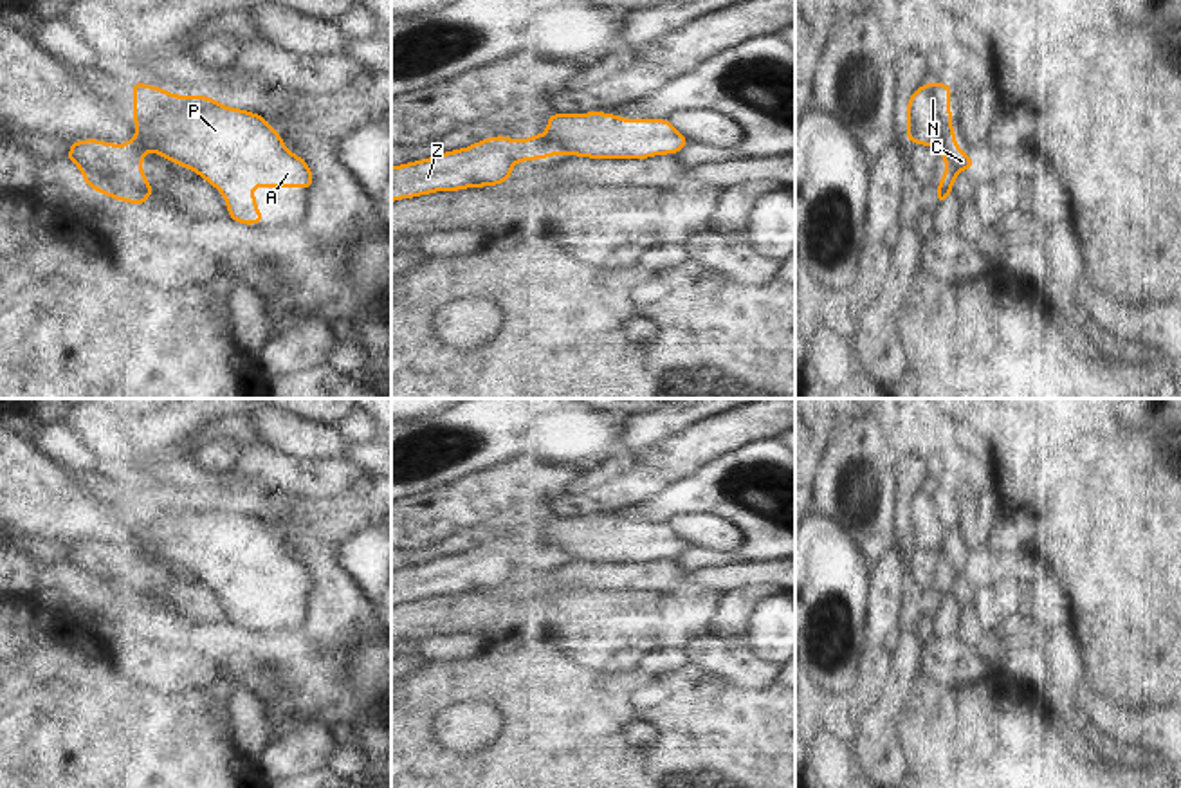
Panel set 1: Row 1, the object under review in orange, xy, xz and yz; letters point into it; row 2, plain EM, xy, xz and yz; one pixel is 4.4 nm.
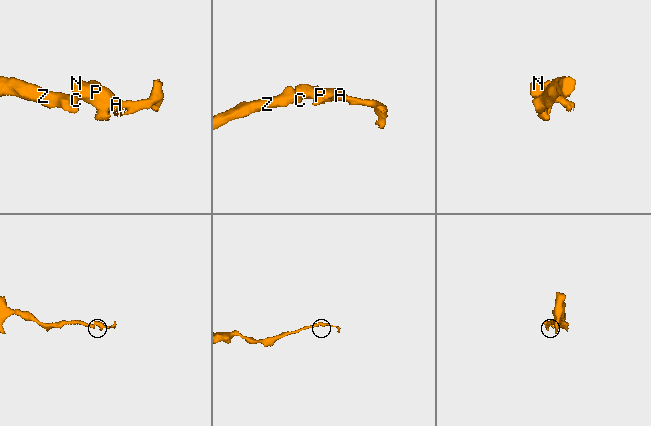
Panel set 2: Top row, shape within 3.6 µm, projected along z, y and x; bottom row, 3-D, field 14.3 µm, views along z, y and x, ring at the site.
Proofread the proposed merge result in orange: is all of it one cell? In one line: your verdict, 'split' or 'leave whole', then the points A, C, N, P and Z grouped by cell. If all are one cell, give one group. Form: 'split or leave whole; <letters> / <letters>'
split; A N P / C Z

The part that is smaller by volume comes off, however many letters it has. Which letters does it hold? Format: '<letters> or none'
A, N, P.

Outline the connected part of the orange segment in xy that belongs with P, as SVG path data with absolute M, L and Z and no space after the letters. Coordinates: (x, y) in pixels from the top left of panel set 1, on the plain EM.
M135 483L132 492L135 543L216 591L236 628L256 629L267 622L256 615L258 599L251 599L251 591L310 595L310 570L285 552L263 519Z

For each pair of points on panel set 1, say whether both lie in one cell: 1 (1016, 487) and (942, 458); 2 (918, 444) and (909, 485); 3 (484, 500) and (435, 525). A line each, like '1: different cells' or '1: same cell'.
1: different cells
2: same cell
3: same cell

